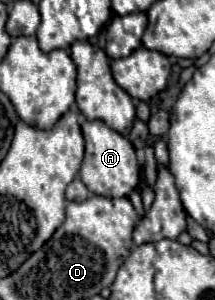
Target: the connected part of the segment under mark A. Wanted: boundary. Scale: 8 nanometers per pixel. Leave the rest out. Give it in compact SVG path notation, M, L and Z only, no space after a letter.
M85 121L81 129L85 137L85 159L79 171L81 181L97 195L127 197L139 183L139 163L129 137L113 131L103 121Z

